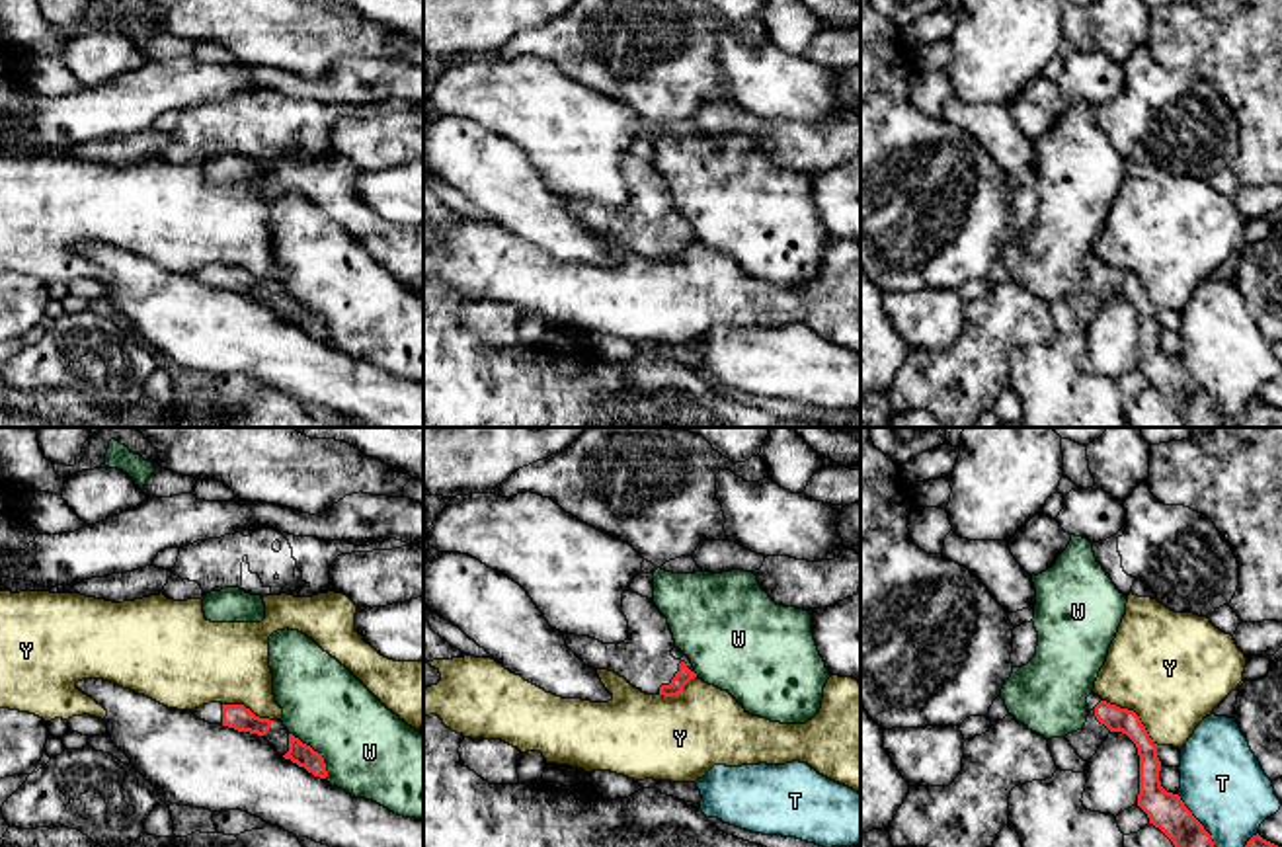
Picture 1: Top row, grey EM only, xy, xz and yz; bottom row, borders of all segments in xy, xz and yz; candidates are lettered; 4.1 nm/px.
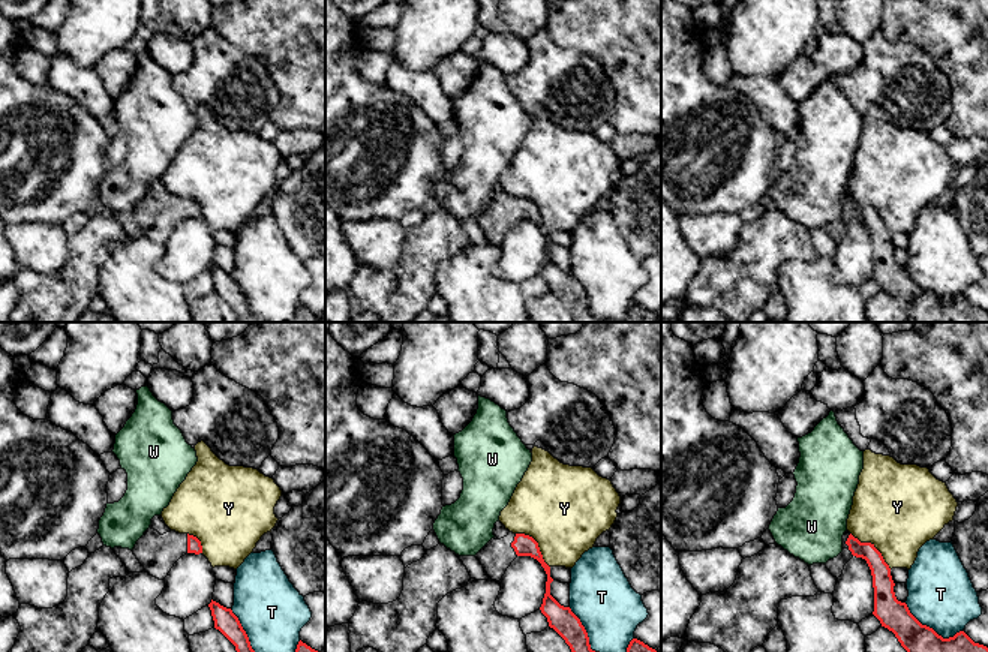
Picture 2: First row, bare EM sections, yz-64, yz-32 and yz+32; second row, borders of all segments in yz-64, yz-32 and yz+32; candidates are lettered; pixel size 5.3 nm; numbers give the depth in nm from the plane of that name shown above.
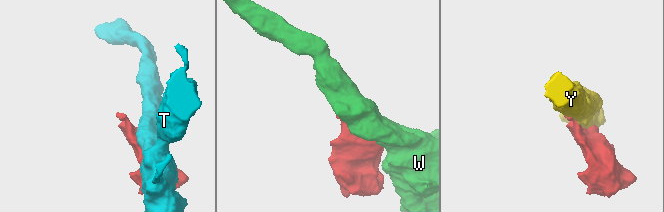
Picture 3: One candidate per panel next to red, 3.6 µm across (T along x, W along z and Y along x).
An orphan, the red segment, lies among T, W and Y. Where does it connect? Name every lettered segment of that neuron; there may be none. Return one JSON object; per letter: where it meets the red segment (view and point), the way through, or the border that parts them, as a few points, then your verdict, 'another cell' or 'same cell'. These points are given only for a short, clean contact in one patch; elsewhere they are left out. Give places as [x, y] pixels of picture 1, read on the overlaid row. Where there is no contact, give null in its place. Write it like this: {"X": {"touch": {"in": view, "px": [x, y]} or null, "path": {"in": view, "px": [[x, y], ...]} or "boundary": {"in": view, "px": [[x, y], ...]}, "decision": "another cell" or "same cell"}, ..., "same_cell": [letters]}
{"T": {"touch": {"in": "yz", "px": [1197, 820]}, "decision": "another cell"}, "W": {"touch": {"in": "xy", "px": [317, 752]}, "decision": "another cell"}, "Y": {"touch": {"in": "yz", "px": [1136, 715]}, "decision": "another cell"}, "same_cell": []}

